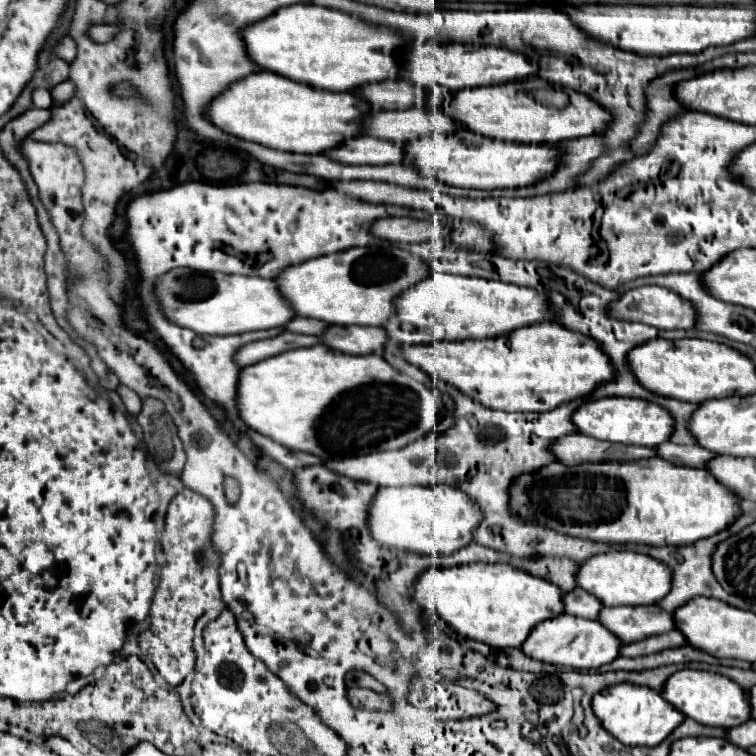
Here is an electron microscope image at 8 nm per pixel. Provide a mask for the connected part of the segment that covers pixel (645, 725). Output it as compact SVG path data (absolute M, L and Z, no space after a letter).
M616 683L596 693L592 697L592 711L596 713L600 725L624 745L654 747L662 743L674 731L674 727L684 721L684 715L668 705L658 691L630 683Z

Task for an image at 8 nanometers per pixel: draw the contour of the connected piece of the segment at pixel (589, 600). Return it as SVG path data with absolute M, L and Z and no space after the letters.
M578 587L564 595L562 605L564 605L564 613L572 613L576 617L588 617L588 619L596 619L598 611L602 609L602 603L596 597L584 593Z

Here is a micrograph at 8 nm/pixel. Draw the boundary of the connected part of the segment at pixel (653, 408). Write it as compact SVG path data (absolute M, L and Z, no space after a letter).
M604 397L588 401L580 405L576 413L572 413L572 425L576 425L578 433L596 437L600 441L642 445L642 447L654 447L658 443L664 443L672 433L672 417L668 411L664 411L656 403L632 397Z

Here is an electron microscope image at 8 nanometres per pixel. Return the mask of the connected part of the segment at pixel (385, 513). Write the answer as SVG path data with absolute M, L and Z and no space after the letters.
M380 487L368 507L368 529L372 539L390 551L418 555L452 555L472 543L472 531L482 515L468 497L454 487Z

